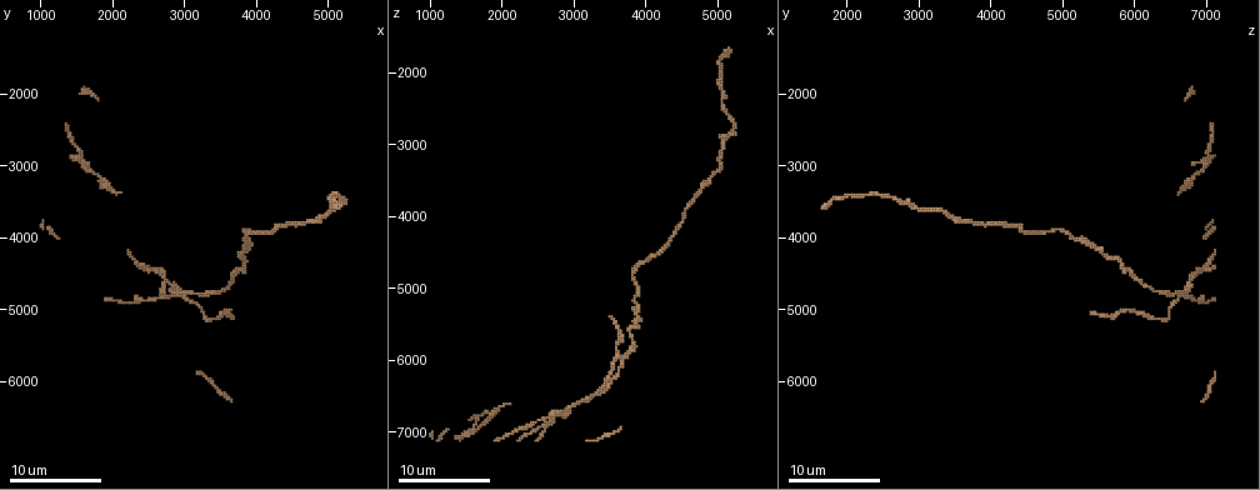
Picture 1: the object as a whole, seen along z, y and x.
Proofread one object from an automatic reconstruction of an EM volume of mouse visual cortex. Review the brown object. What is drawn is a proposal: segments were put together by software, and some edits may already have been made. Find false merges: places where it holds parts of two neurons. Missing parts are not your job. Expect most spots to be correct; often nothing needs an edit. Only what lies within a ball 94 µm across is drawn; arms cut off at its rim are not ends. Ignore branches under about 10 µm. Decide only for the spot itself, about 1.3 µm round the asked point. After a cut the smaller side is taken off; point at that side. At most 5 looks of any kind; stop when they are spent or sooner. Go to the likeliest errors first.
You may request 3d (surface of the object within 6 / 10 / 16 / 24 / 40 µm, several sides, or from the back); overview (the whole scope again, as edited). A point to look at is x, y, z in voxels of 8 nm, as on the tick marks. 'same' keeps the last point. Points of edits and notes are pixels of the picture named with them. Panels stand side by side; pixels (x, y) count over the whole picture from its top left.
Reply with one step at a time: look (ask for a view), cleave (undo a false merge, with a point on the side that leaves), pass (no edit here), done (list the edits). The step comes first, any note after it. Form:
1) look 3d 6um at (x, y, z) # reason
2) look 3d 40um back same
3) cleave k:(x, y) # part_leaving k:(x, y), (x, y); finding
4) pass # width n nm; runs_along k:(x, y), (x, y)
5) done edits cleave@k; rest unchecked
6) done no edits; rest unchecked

look 3d 10um at (3000, 4800, 6600) # three-way junction

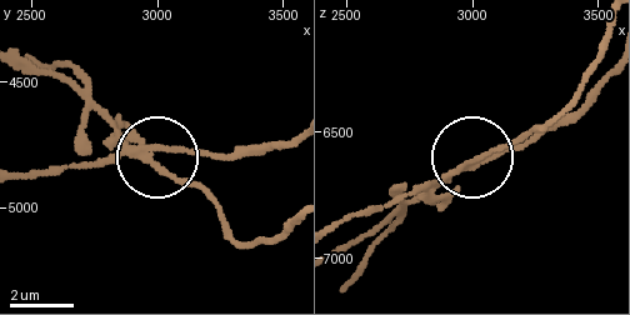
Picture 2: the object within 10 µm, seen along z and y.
cleave 2:(115, 121) # part_leaving 2:(134, 149), (73, 88), (24, 66); a second neuron is stuck on

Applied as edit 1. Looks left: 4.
look overview # redraw

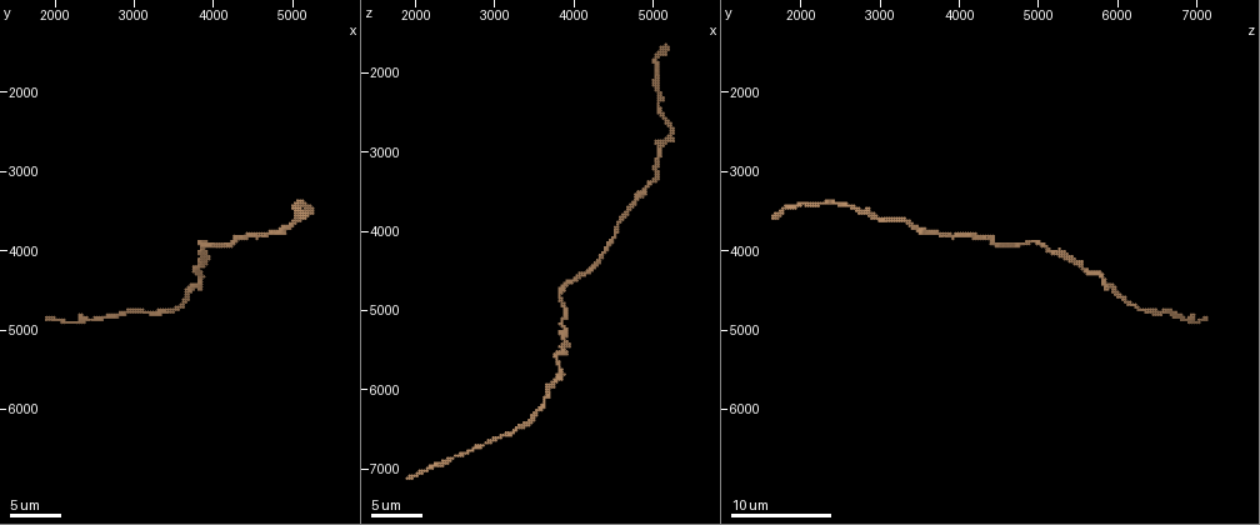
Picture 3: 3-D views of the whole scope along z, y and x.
look 3d 16um at (3700, 4500, 5950)

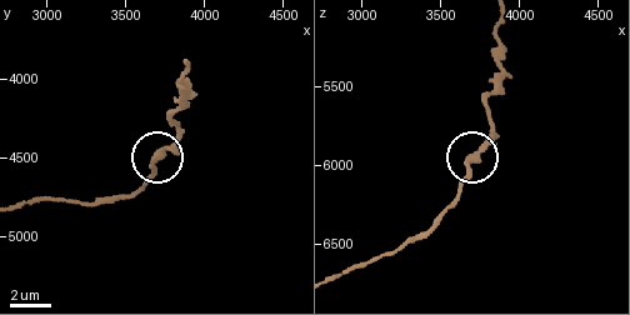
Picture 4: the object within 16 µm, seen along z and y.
pass # continuous, no second neuron

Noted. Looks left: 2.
look 3d 6um at (3850, 3900, 4950) # a narrow waist

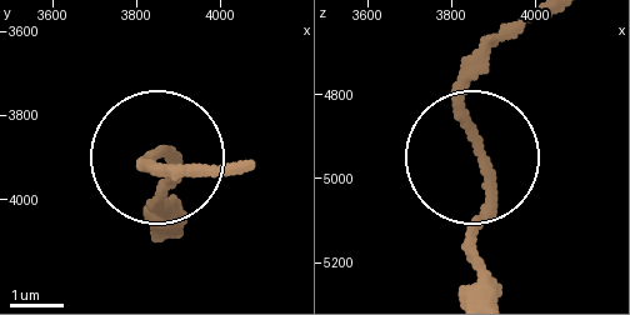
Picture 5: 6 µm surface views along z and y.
pass # runs_along 5:(485, 290), (471, 236), (485, 183), (458, 88), (480, 39); all the same neuron

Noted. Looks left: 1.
done edits cleave@2; rest unchecked

